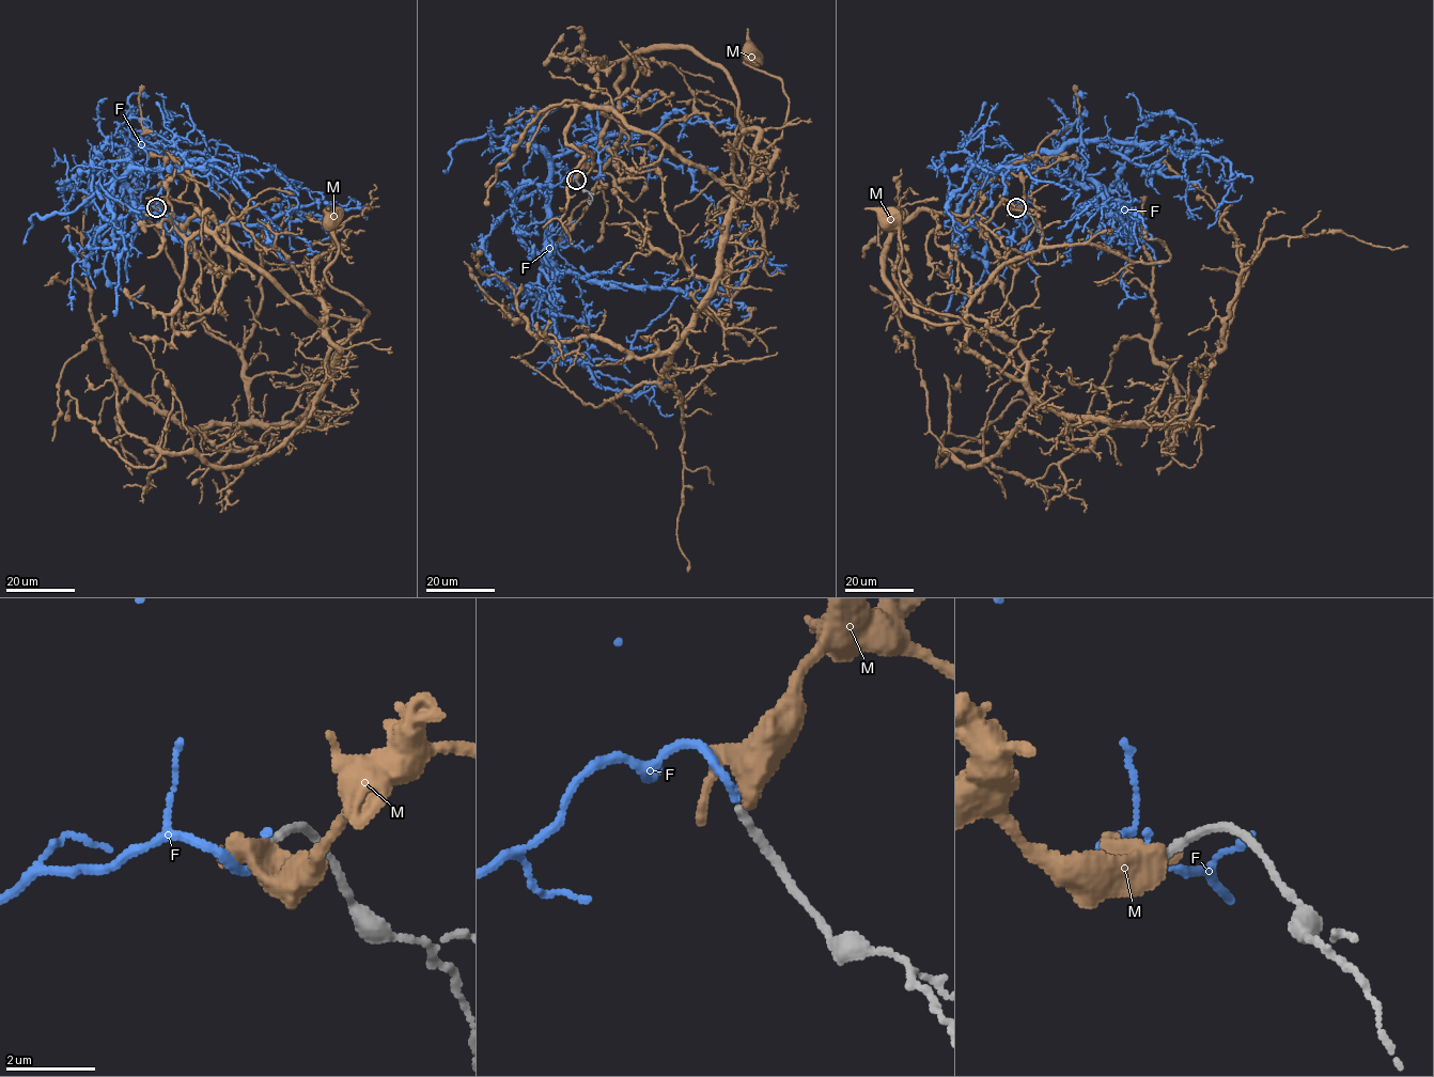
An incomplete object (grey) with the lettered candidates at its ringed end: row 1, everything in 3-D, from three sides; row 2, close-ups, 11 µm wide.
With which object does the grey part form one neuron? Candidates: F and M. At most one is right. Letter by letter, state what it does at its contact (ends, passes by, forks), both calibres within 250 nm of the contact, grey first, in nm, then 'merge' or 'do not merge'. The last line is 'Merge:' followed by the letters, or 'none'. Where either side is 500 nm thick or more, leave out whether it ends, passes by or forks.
F: it ends; calibres 190 and 220 nm; merge
M: calibres 200 and 550 nm; do not merge
Merge: F

